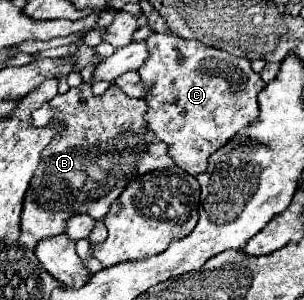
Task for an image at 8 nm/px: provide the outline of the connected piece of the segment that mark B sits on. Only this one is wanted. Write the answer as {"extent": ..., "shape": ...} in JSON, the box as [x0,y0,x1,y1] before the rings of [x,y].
{"extent":[20,83,174,251],"shape":[[[81,83],[71,87],[64,94],[57,94],[51,101],[52,107],[58,107],[60,113],[56,119],[66,123],[66,129],[54,137],[54,141],[42,151],[40,165],[30,181],[30,187],[24,197],[22,221],[20,221],[20,243],[34,251],[36,243],[44,237],[60,235],[66,229],[66,221],[74,215],[90,215],[94,219],[104,219],[110,205],[118,199],[120,191],[128,187],[130,181],[138,179],[144,173],[172,167],[174,161],[168,155],[168,147],[154,137],[154,131],[146,129],[146,99],[132,99],[120,87],[112,85],[102,96],[94,96],[90,83]]]}

